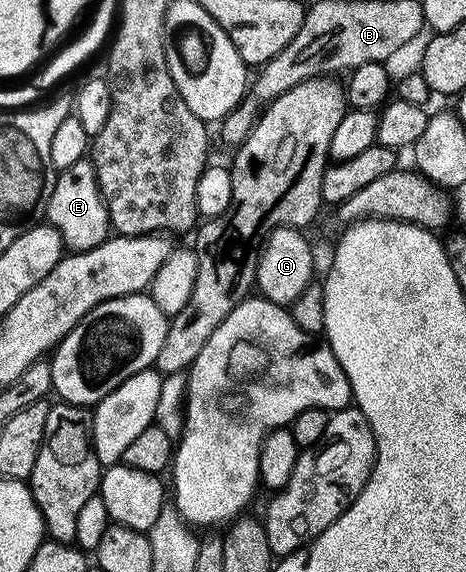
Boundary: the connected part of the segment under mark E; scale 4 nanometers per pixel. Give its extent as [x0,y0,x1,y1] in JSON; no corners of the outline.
[45,158,113,252]

